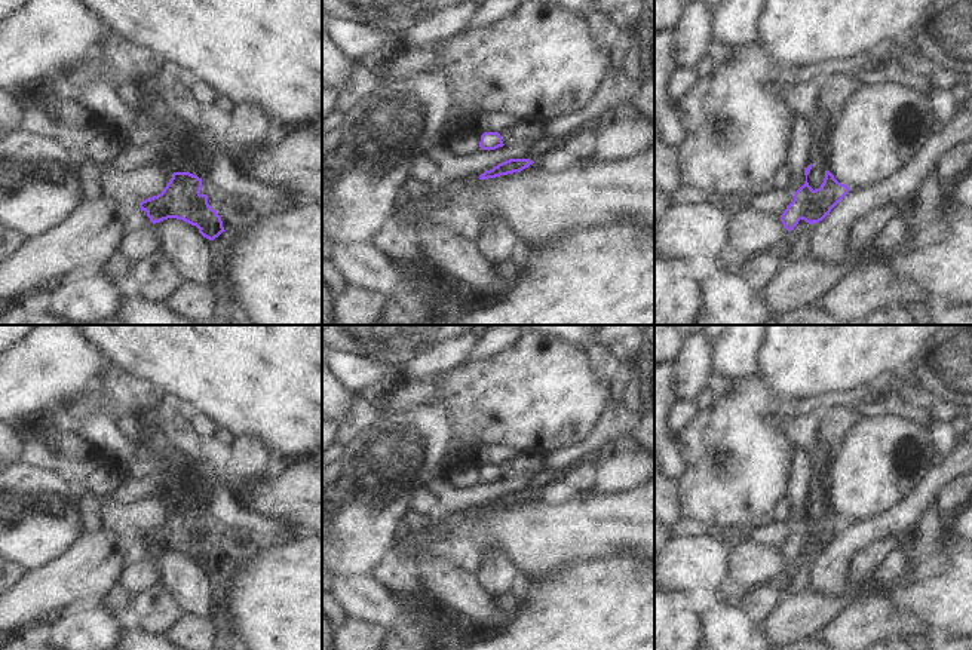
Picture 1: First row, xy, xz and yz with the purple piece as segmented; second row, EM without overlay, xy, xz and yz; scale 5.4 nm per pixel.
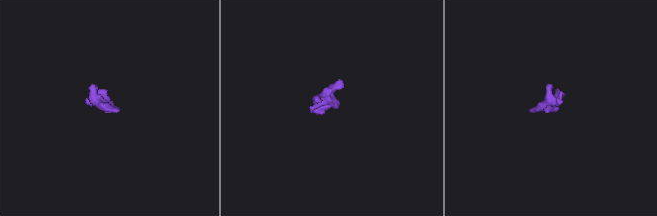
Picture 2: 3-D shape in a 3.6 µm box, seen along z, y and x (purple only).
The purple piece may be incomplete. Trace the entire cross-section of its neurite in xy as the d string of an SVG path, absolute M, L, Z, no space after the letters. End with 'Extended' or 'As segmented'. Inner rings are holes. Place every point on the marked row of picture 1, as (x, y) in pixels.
M174 172L172 178L157 196L139 202L141 211L153 224L168 218L183 220L199 229L199 233L214 240L224 230L221 217L200 193L202 180L190 172Z. As segmented.

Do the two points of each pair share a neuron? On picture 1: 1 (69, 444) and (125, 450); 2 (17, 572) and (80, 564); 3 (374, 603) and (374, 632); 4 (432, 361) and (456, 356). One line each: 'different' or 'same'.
1: different
2: different
3: different
4: same

